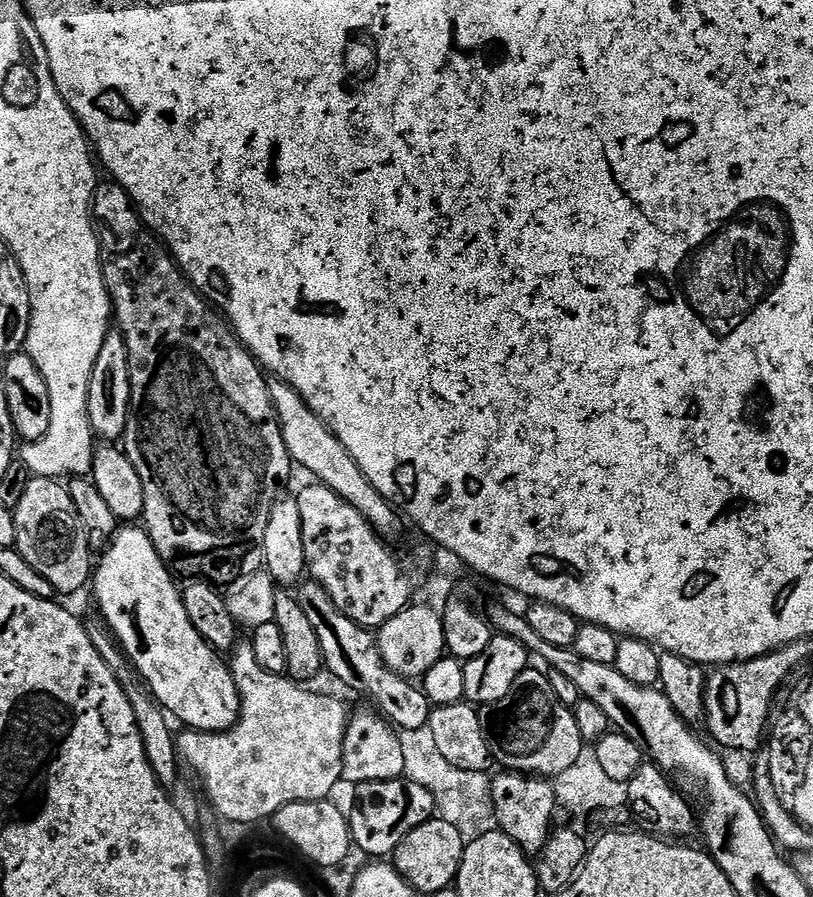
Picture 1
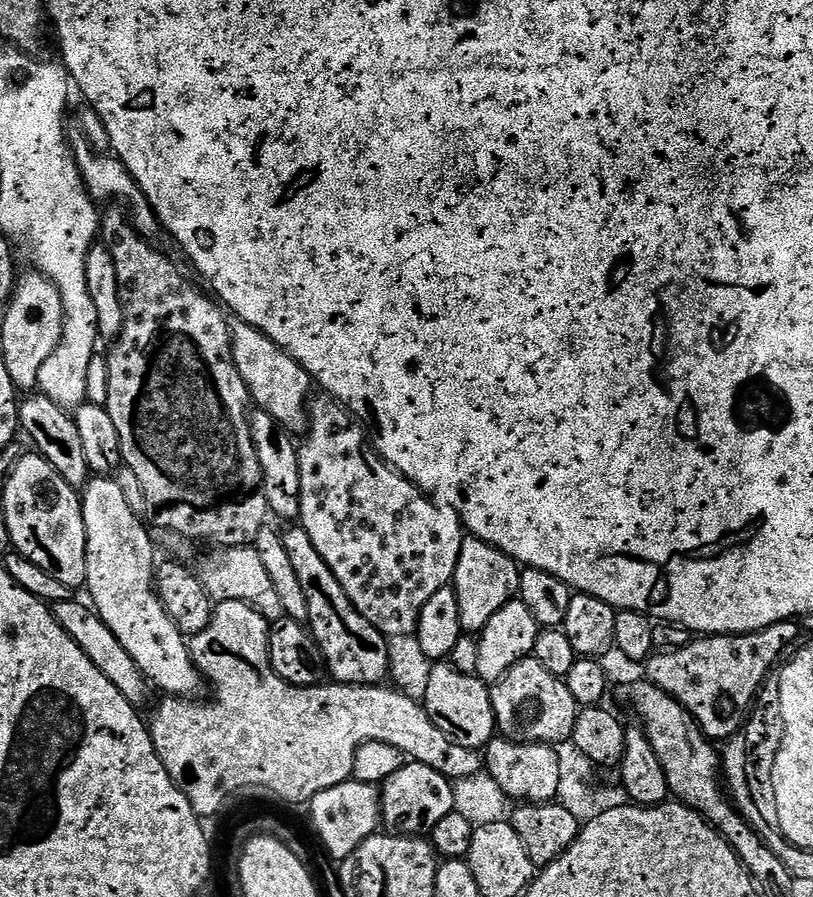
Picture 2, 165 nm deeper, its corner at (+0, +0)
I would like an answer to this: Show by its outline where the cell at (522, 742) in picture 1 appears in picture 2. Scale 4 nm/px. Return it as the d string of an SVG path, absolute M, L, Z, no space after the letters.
M527 656L508 669L505 677L491 687L492 709L495 712L499 735L505 740L514 740L518 744L550 744L567 740L572 735L572 728L578 713L578 705L570 694L561 677L548 672L541 662L533 656Z

